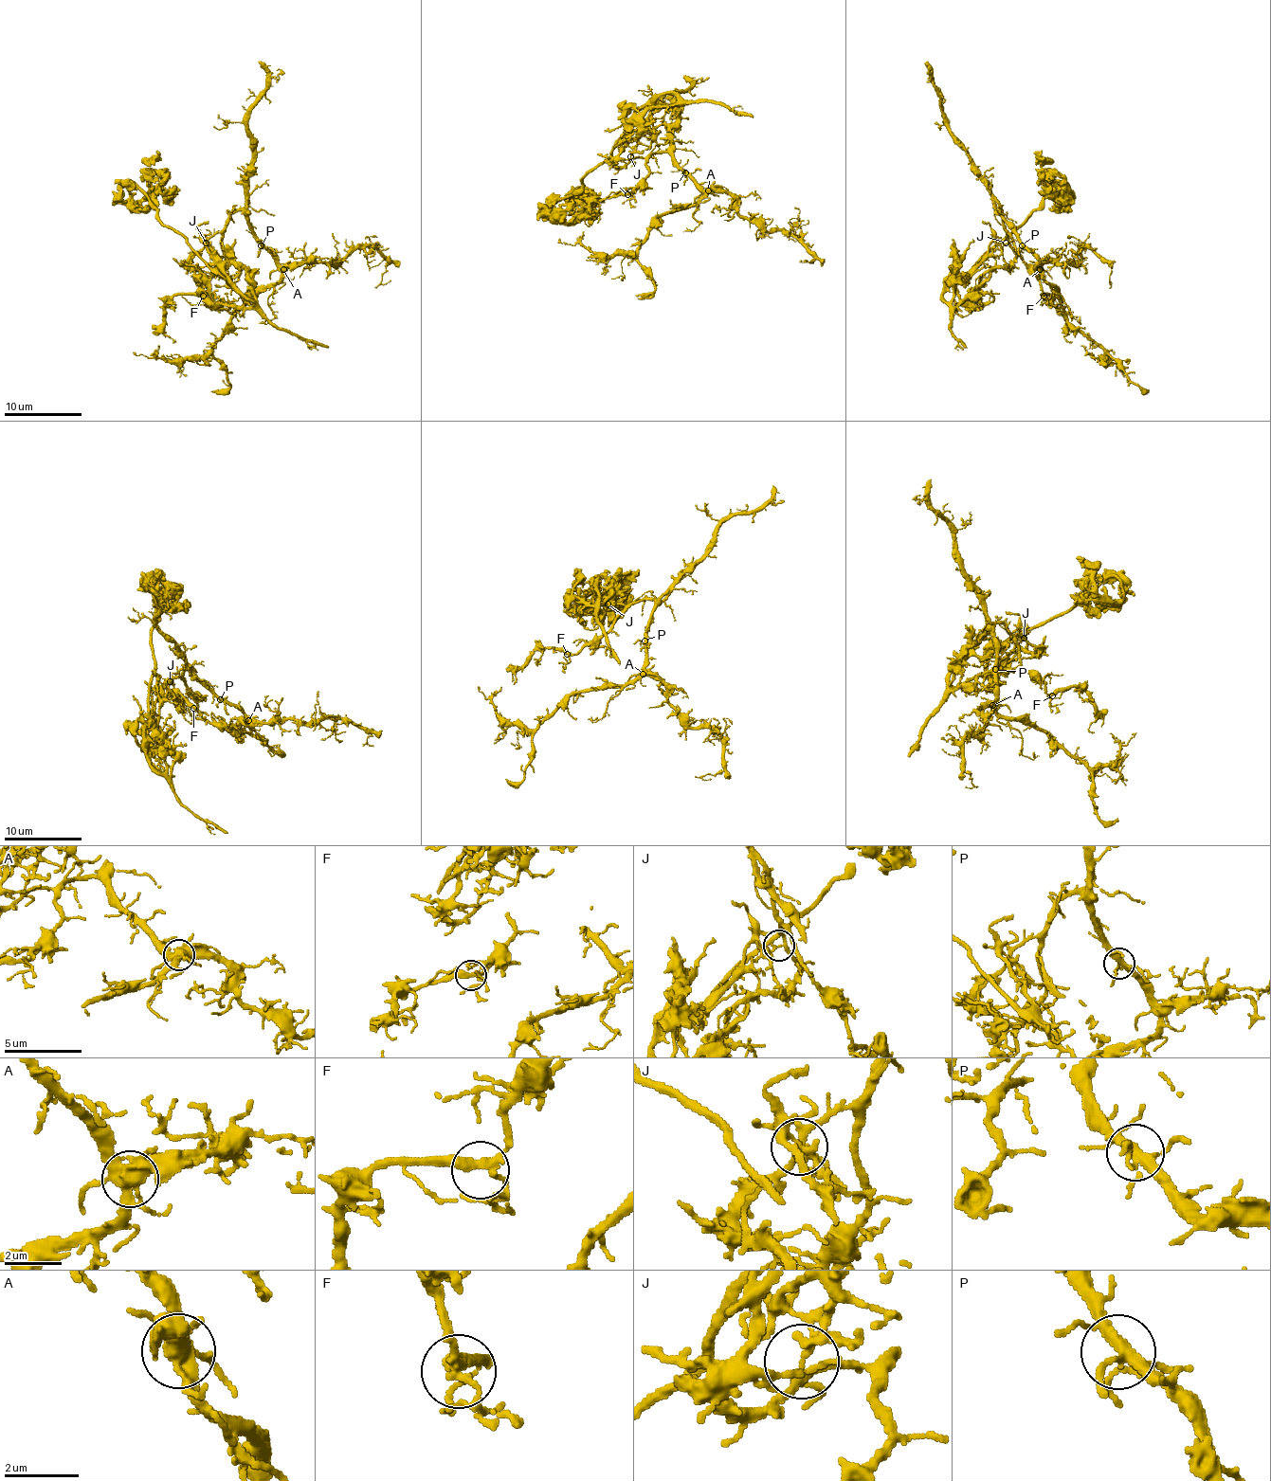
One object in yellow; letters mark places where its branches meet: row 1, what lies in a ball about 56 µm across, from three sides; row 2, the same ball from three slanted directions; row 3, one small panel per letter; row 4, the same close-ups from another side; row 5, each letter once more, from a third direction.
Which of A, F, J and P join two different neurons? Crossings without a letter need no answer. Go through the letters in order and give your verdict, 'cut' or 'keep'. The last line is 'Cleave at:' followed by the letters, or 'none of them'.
A: cut
F: keep
J: cut
P: keep
Cleave at: A, J

